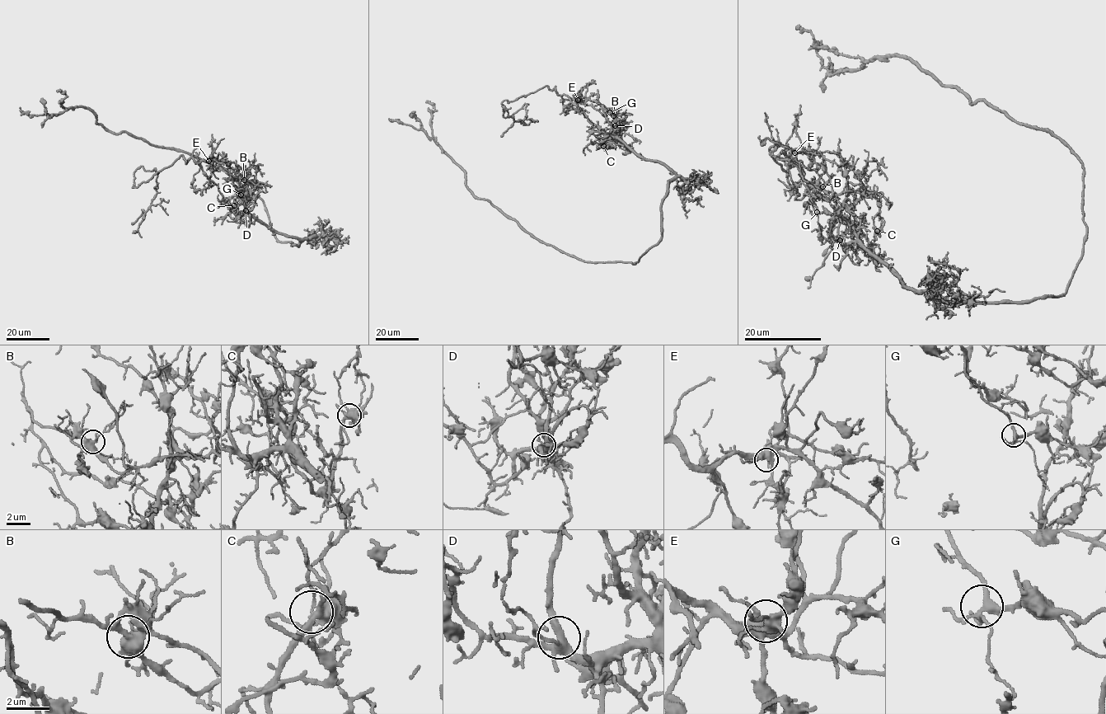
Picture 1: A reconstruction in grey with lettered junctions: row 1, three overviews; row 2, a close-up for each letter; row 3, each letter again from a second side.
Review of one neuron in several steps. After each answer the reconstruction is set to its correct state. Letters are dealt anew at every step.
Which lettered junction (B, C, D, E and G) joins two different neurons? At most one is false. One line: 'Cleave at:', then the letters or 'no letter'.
Cleave at: C

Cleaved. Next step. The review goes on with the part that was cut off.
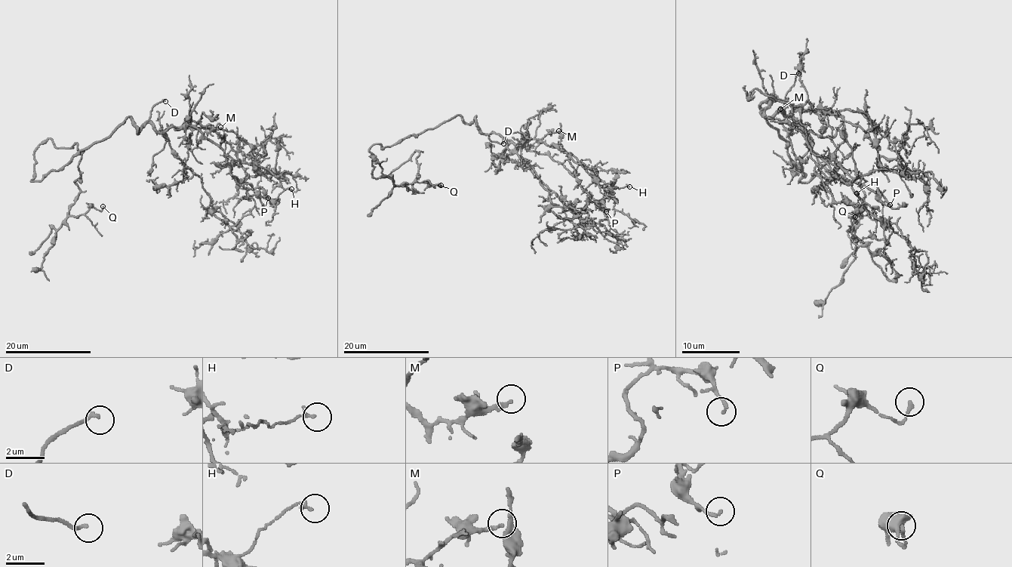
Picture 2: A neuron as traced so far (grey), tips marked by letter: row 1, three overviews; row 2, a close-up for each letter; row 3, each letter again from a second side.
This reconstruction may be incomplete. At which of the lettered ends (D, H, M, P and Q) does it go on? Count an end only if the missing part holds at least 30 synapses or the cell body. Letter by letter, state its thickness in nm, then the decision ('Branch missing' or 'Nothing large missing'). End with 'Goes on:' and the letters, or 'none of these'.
D: Thickness 180 nm. Branch missing
H: Thickness 150 nm. Nothing large missing
M: Thickness 170 nm. Nothing large missing
P: Thickness 160 nm. Nothing large missing
Q: Thickness 160 nm. Nothing large missing
Goes on: D

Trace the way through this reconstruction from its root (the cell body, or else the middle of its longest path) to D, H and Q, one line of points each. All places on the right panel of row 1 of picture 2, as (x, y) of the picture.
D: (785, 140), (767, 121), (760, 104), (772, 95), (764, 113), (773, 115), (785, 104), (785, 95), (798, 73)
H: (785, 140), (760, 107), (769, 95), (767, 115), (801, 107), (792, 117), (832, 198), (858, 208), (856, 193)
Q: (785, 140), (808, 181), (845, 127), (810, 130), (808, 143), (861, 187), (850, 229), (855, 217)

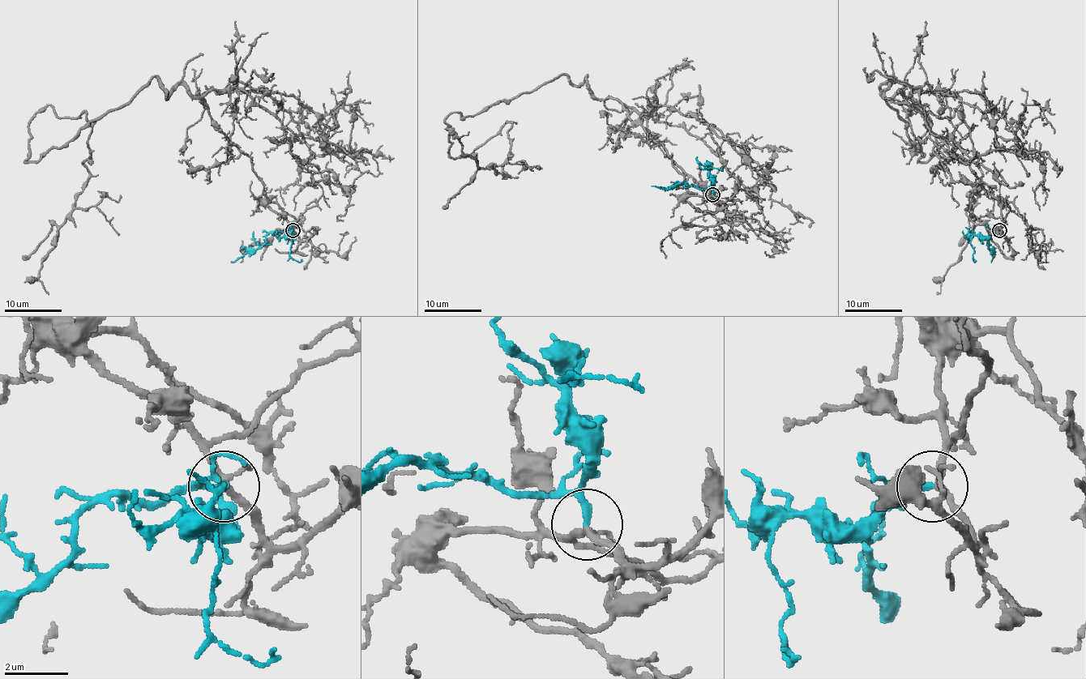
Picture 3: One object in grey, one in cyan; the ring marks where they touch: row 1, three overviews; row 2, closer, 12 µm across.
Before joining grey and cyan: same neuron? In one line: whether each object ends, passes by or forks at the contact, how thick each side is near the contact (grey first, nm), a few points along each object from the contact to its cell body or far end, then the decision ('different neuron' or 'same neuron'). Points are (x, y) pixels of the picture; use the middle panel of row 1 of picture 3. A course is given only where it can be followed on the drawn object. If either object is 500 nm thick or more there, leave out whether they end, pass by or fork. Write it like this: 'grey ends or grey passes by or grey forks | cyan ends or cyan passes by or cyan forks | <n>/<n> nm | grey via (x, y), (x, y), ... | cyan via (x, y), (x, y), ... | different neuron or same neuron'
grey passes by | cyan passes by | 220/180 nm | grey via (713, 194), (586, 79), (452, 112), (452, 158), (512, 125), (509, 177), (462, 151), (469, 132) | cyan via (713, 194), (710, 189), (697, 189), (686, 181), (666, 189), (652, 186) | same neuron

